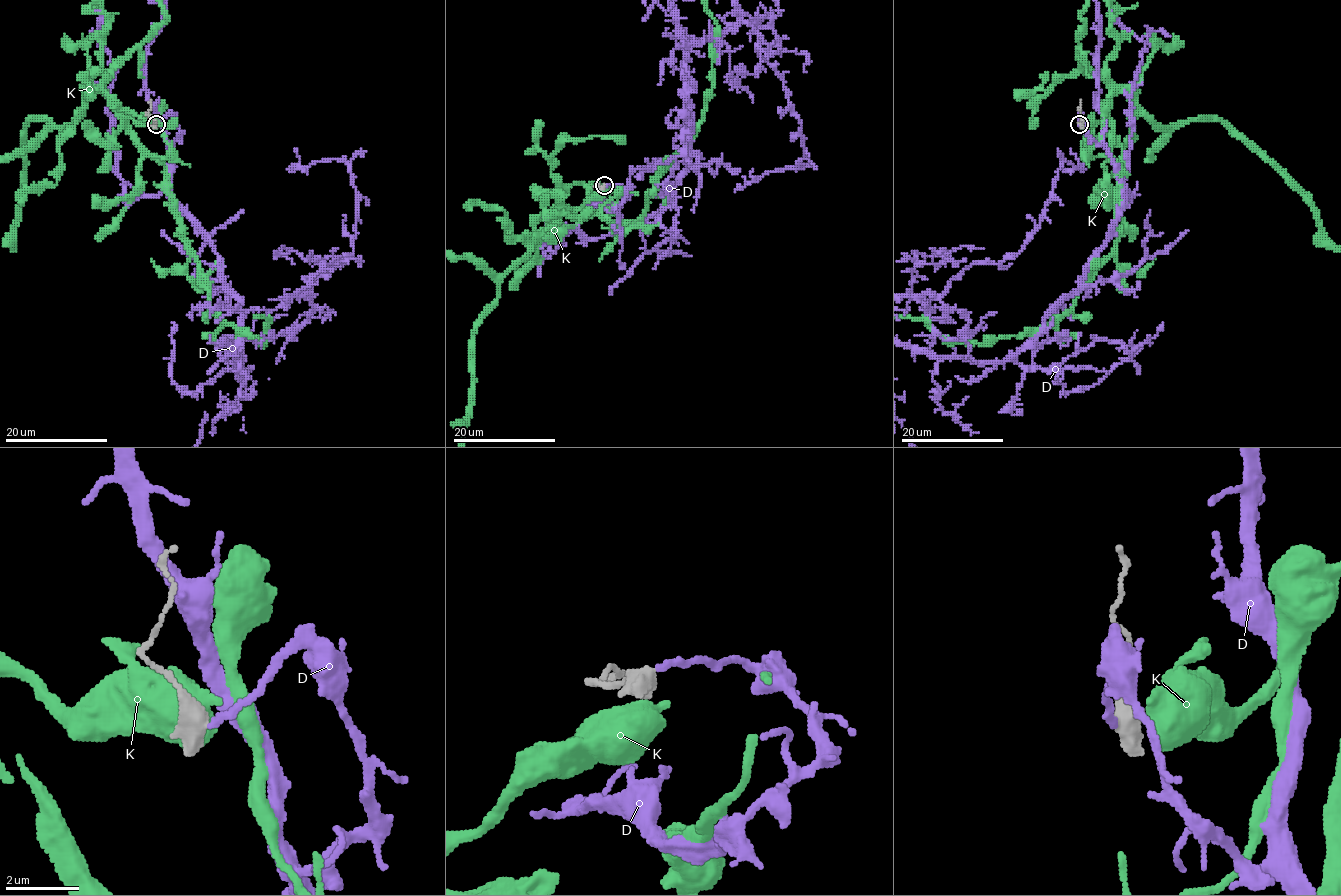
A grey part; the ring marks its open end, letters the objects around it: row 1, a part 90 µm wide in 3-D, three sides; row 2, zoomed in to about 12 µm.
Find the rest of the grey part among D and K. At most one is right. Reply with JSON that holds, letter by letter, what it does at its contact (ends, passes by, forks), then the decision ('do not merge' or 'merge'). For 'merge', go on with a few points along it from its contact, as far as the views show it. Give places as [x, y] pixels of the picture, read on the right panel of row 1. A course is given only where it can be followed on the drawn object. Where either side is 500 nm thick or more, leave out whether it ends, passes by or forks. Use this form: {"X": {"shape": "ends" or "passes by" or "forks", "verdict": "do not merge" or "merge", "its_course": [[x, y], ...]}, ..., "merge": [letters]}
{"D": {"verdict": "merge"}, "K": {"verdict": "do not merge"}, "merge": ["D"]}

